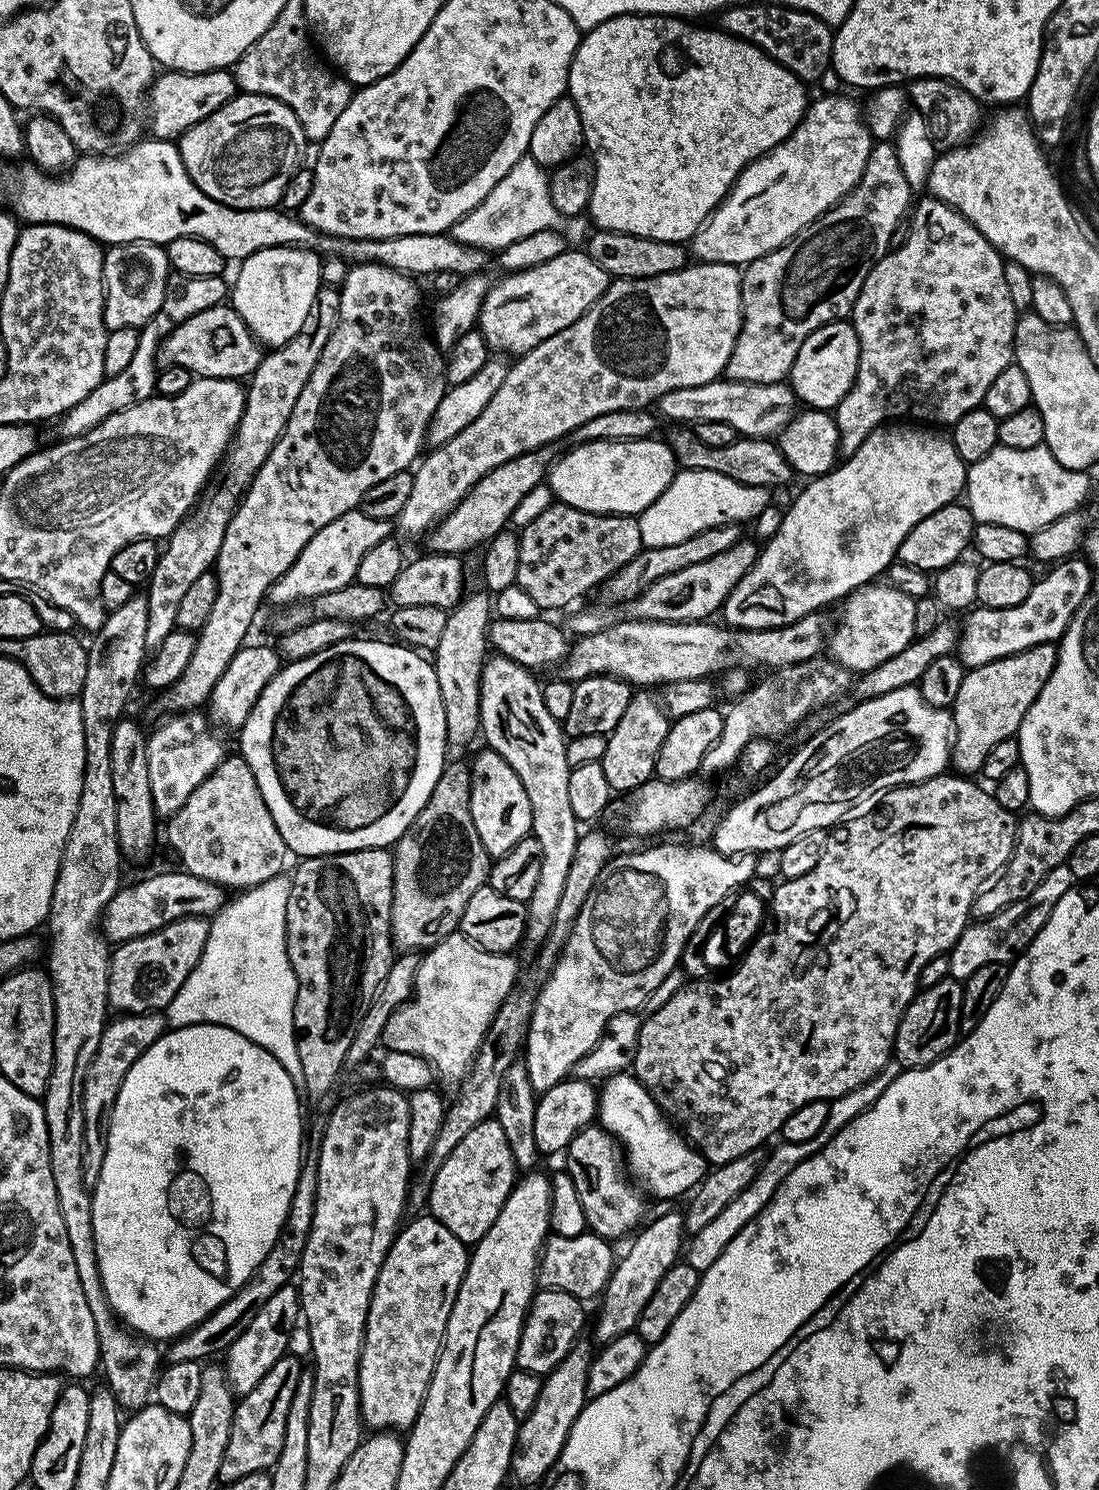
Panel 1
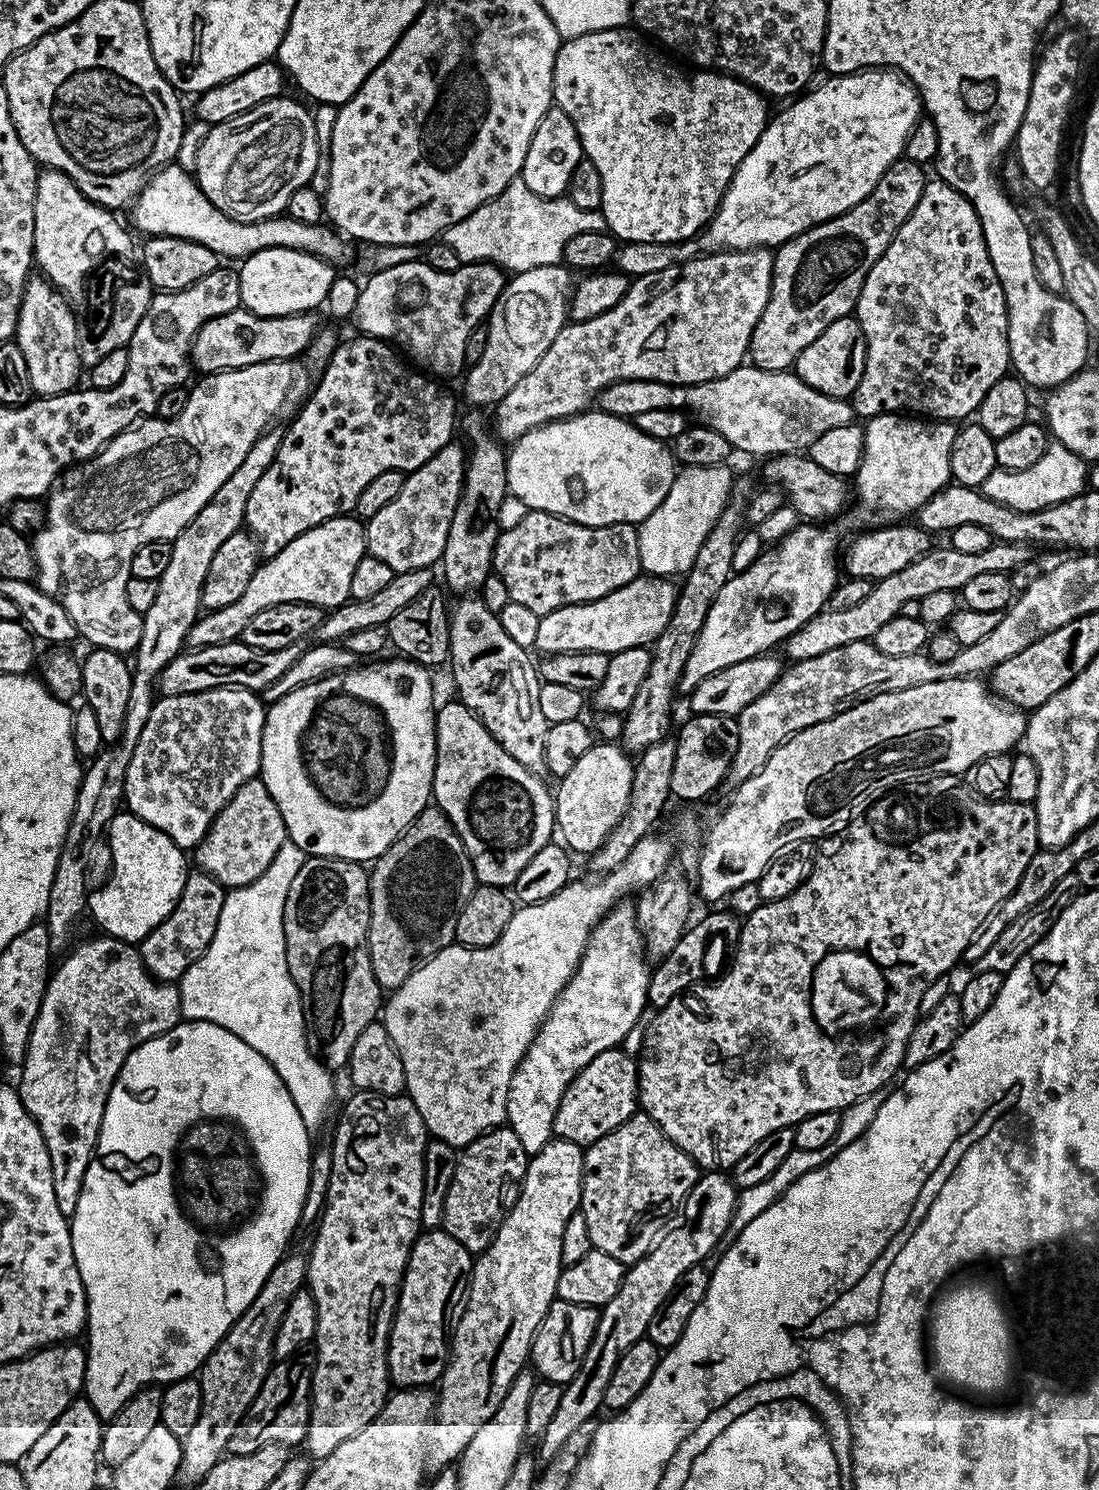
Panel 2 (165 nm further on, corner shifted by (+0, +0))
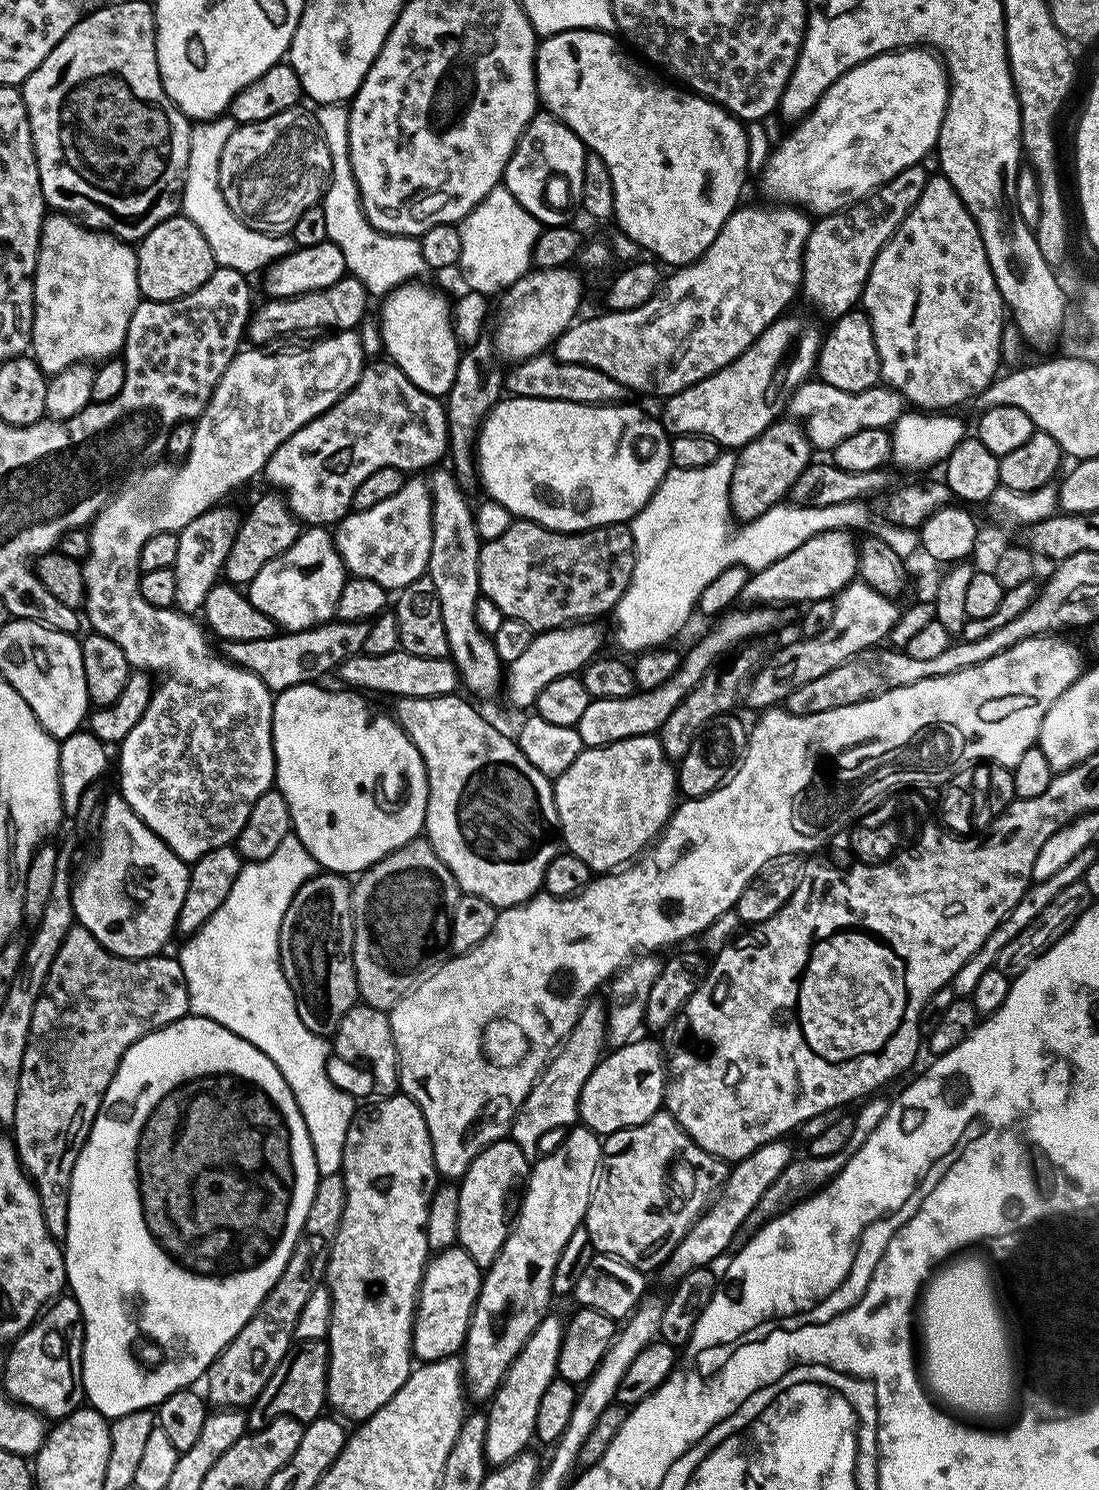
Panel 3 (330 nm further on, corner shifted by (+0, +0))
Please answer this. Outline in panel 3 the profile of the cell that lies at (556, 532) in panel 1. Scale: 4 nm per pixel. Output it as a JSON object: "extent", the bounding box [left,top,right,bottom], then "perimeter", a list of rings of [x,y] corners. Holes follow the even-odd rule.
{"extent":[478,519,636,633],"perimeter":[[[513,519],[510,530],[480,545],[478,582],[480,595],[494,602],[509,620],[526,622],[533,633],[549,632],[565,624],[592,622],[615,609],[632,577],[636,547],[628,524],[607,524],[605,528],[590,528],[587,532],[555,532],[533,520]]]}

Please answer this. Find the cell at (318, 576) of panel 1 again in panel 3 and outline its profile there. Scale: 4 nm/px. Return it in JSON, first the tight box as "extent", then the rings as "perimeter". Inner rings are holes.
{"extent":[246,526,346,632],"perimeter":[[[308,526],[281,556],[275,556],[246,585],[248,600],[276,623],[277,629],[301,632],[333,619],[346,569],[336,549],[333,533],[324,526]]]}

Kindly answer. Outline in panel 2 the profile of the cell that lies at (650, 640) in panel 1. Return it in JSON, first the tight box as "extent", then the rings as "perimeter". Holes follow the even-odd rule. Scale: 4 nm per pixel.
{"extent":[782,542,1033,661],"perimeter":[[[993,542],[986,550],[978,554],[967,554],[956,551],[950,546],[939,546],[929,549],[929,552],[920,556],[906,566],[898,570],[888,578],[877,581],[870,594],[862,598],[855,606],[846,610],[834,610],[825,607],[810,622],[806,622],[794,634],[790,634],[784,640],[782,652],[789,661],[805,660],[806,658],[818,658],[818,654],[826,654],[826,650],[838,650],[838,646],[846,646],[850,642],[871,641],[878,634],[878,630],[905,608],[905,604],[917,603],[935,591],[950,590],[961,591],[966,582],[979,574],[994,574],[995,572],[1012,572],[1014,566],[1022,566],[1022,562],[1033,559],[1033,549],[1027,544],[1006,544]]]}

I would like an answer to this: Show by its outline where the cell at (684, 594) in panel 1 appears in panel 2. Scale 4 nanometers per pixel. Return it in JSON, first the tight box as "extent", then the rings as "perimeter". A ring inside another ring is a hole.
{"extent":[534,575,677,654],"perimeter":[[[637,575],[636,579],[626,582],[618,590],[606,594],[589,604],[567,604],[550,614],[540,617],[538,636],[534,645],[540,654],[553,652],[621,652],[631,648],[642,648],[655,644],[656,640],[666,630],[666,622],[676,605],[677,585],[671,579],[662,576]]]}

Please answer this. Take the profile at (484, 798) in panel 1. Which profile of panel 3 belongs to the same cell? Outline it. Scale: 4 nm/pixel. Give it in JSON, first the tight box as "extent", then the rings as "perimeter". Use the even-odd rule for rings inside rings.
{"extent":[394,694,562,909],"perimeter":[[[460,694],[451,696],[431,696],[430,698],[400,698],[395,701],[396,709],[394,715],[404,731],[414,742],[414,746],[422,754],[426,774],[428,775],[428,805],[426,806],[426,818],[424,819],[424,832],[426,839],[432,849],[442,858],[442,862],[454,874],[456,885],[460,887],[461,893],[486,898],[486,902],[495,904],[497,909],[512,908],[516,904],[524,904],[532,899],[544,887],[544,875],[546,866],[562,851],[562,837],[560,835],[560,823],[558,822],[558,810],[552,793],[554,784],[549,777],[541,774],[530,762],[526,762],[526,754],[522,754],[519,743],[508,736],[503,736],[478,709],[472,704],[467,704]]]}

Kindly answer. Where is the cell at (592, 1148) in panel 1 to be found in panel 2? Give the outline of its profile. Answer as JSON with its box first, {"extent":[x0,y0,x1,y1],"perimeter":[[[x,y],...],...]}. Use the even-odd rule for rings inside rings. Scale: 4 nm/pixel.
{"extent":[578,1114,702,1266],"perimeter":[[[633,1114],[629,1120],[622,1122],[622,1126],[610,1130],[610,1134],[598,1138],[598,1142],[587,1145],[587,1147],[584,1148],[584,1170],[580,1181],[580,1207],[578,1212],[579,1215],[584,1217],[586,1234],[590,1236],[593,1249],[597,1252],[610,1254],[610,1258],[614,1258],[618,1263],[625,1266],[638,1263],[638,1261],[650,1251],[653,1244],[660,1239],[665,1229],[669,1227],[670,1221],[668,1221],[668,1219],[671,1218],[672,1211],[674,1211],[675,1208],[677,1211],[677,1209],[683,1205],[685,1196],[687,1196],[688,1193],[692,1191],[692,1187],[699,1182],[701,1175],[702,1172],[698,1165],[696,1165],[686,1153],[680,1151],[676,1145],[671,1144],[664,1136],[663,1130],[646,1114]]]}

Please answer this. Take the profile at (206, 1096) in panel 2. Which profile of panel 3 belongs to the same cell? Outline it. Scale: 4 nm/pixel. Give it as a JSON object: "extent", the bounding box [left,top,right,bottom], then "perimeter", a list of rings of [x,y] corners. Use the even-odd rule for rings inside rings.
{"extent":[62,1014,320,1418],"perimeter":[[[191,1014],[166,1025],[164,1028],[159,1028],[150,1034],[146,1034],[141,1040],[130,1045],[126,1050],[126,1054],[120,1059],[120,1065],[116,1067],[110,1086],[100,1099],[100,1109],[96,1115],[96,1121],[93,1122],[91,1130],[88,1131],[88,1141],[85,1142],[84,1148],[76,1159],[76,1165],[72,1171],[70,1190],[68,1191],[68,1235],[64,1237],[62,1247],[64,1249],[64,1265],[68,1275],[66,1284],[70,1289],[72,1299],[78,1302],[78,1306],[82,1310],[82,1318],[84,1319],[82,1382],[84,1383],[84,1395],[87,1403],[104,1416],[115,1418],[117,1416],[125,1416],[126,1414],[134,1414],[143,1408],[155,1409],[170,1394],[174,1394],[180,1388],[195,1385],[195,1380],[199,1376],[201,1379],[207,1373],[209,1366],[216,1360],[222,1349],[234,1339],[238,1334],[238,1330],[242,1330],[242,1326],[246,1326],[248,1319],[260,1309],[261,1302],[272,1292],[272,1287],[276,1285],[278,1278],[282,1278],[286,1266],[292,1260],[293,1254],[297,1252],[298,1245],[305,1235],[308,1226],[308,1215],[316,1197],[316,1186],[320,1183],[320,1177],[320,1171],[314,1162],[314,1146],[310,1142],[310,1134],[306,1130],[306,1122],[302,1118],[302,1110],[298,1110],[298,1102],[294,1098],[286,1078],[282,1078],[278,1066],[274,1066],[274,1062],[270,1062],[270,1058],[266,1058],[266,1054],[262,1054],[262,1050],[258,1050],[250,1042],[238,1038],[238,1034],[226,1030],[218,1022],[214,1022],[210,1018],[201,1018]]]}

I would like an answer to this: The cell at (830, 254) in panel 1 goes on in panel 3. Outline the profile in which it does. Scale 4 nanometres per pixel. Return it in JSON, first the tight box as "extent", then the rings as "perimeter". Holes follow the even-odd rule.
{"extent":[802,163,930,318],"perimeter":[[[923,163],[910,166],[890,182],[886,182],[851,208],[821,216],[813,223],[804,247],[804,279],[802,296],[805,296],[820,312],[831,318],[839,318],[853,311],[861,303],[874,258],[884,248],[884,243],[894,235],[906,214],[922,198],[930,175]]]}

